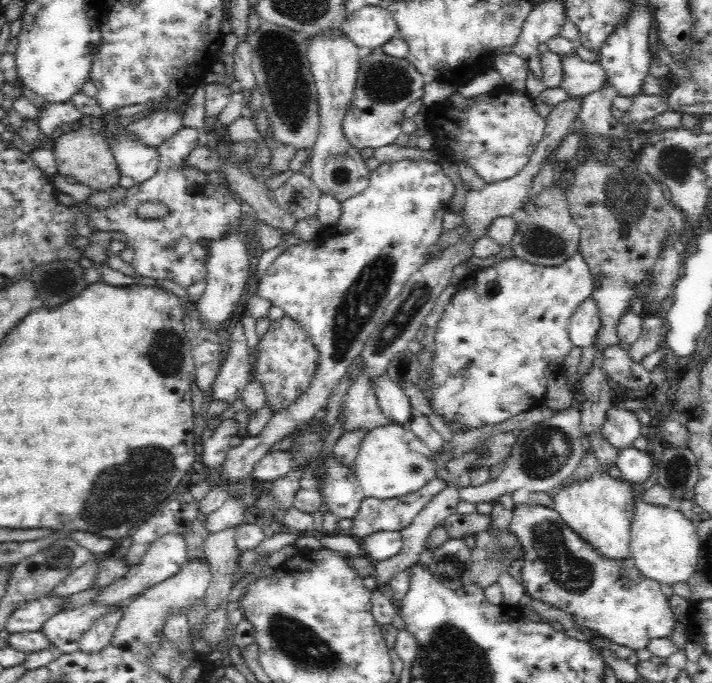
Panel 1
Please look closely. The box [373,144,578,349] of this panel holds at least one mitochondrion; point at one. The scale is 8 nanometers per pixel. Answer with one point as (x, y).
(537, 240)

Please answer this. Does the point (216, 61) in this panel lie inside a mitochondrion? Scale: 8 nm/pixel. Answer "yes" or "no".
no

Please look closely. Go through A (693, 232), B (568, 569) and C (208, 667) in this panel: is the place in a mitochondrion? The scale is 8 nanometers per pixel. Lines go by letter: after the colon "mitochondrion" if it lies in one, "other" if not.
A: other
B: mitochondrion
C: other

